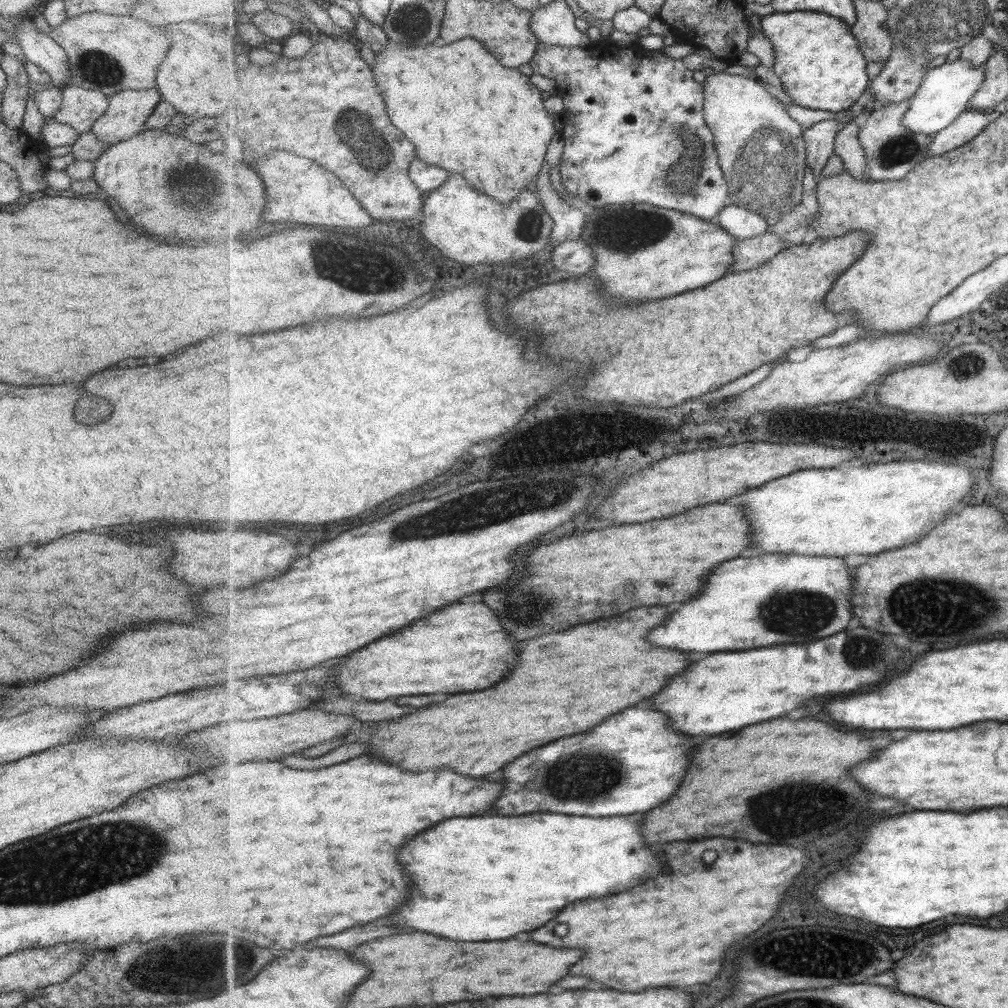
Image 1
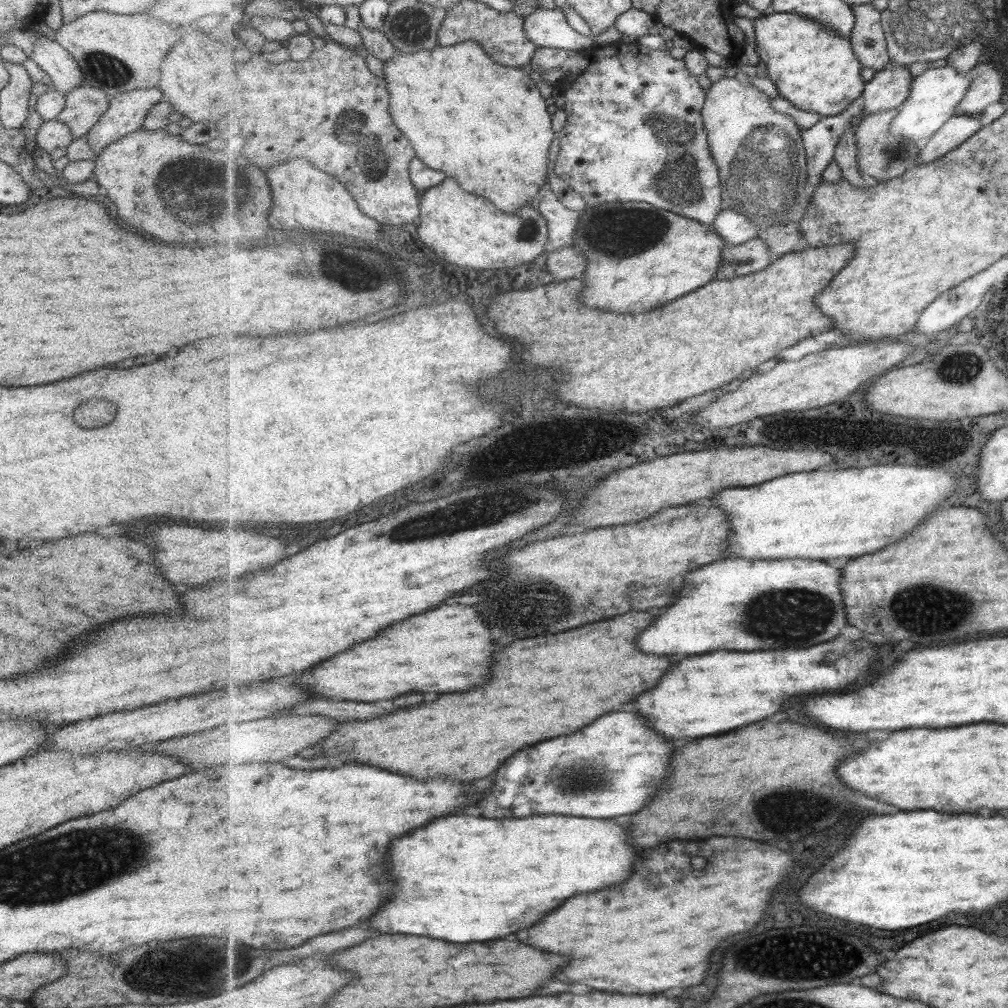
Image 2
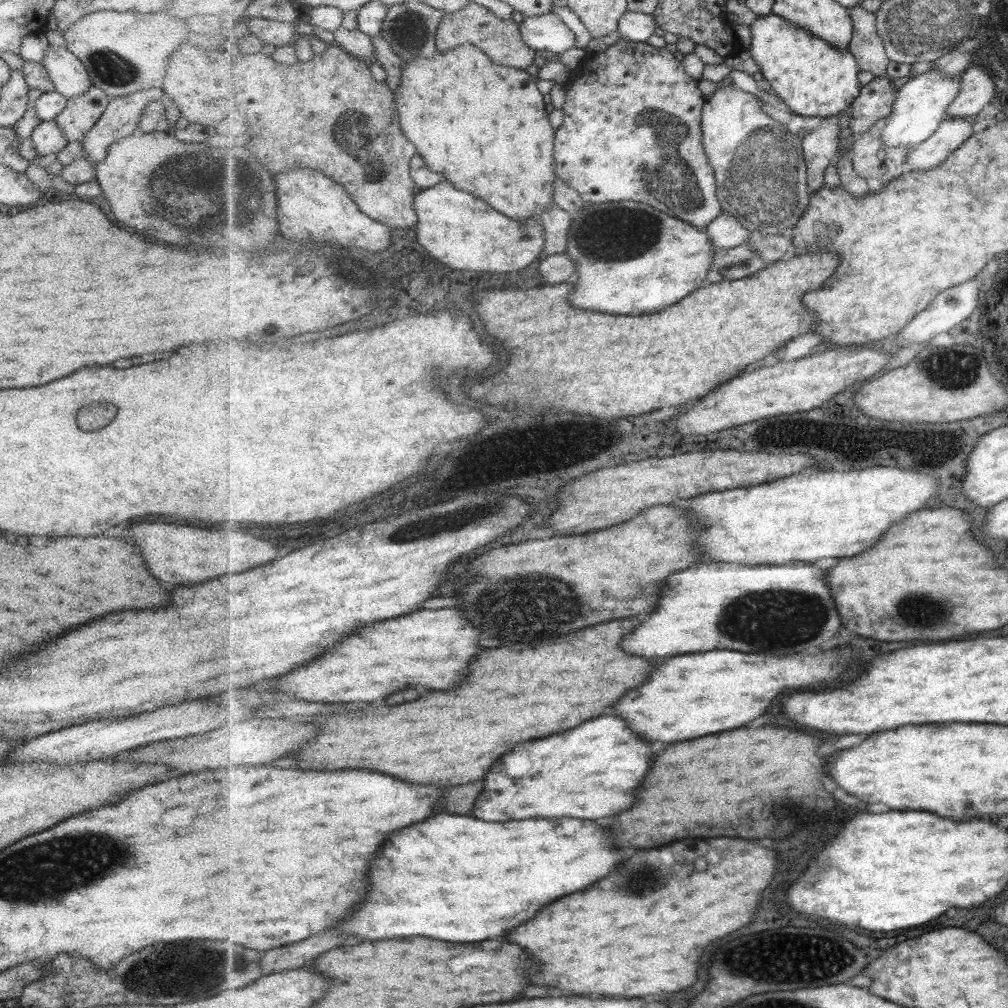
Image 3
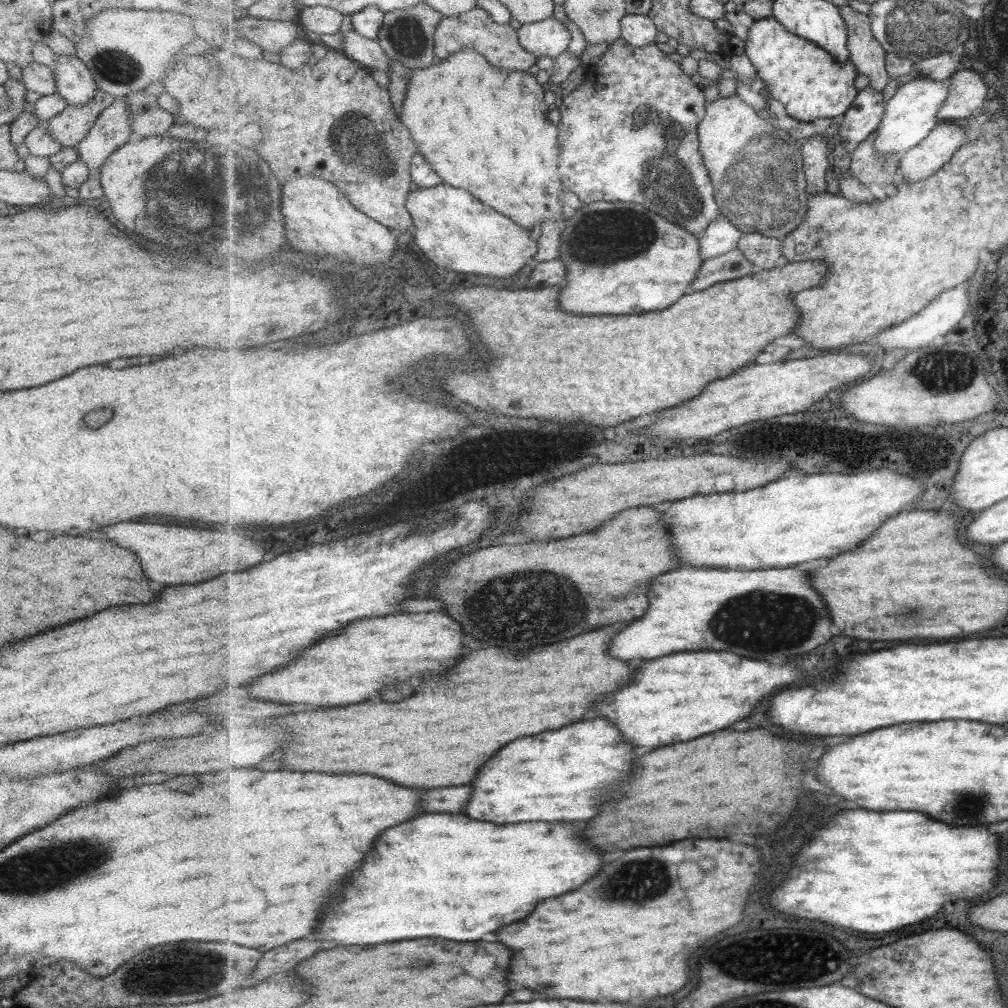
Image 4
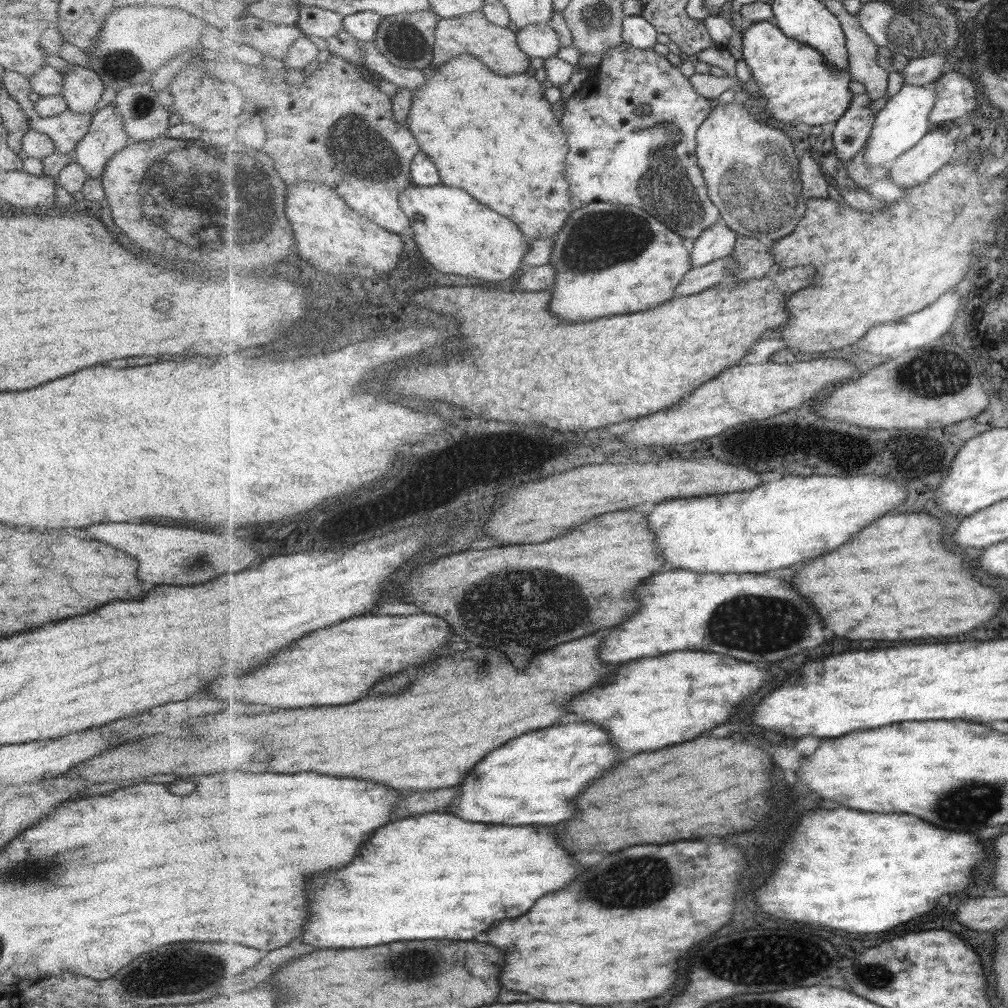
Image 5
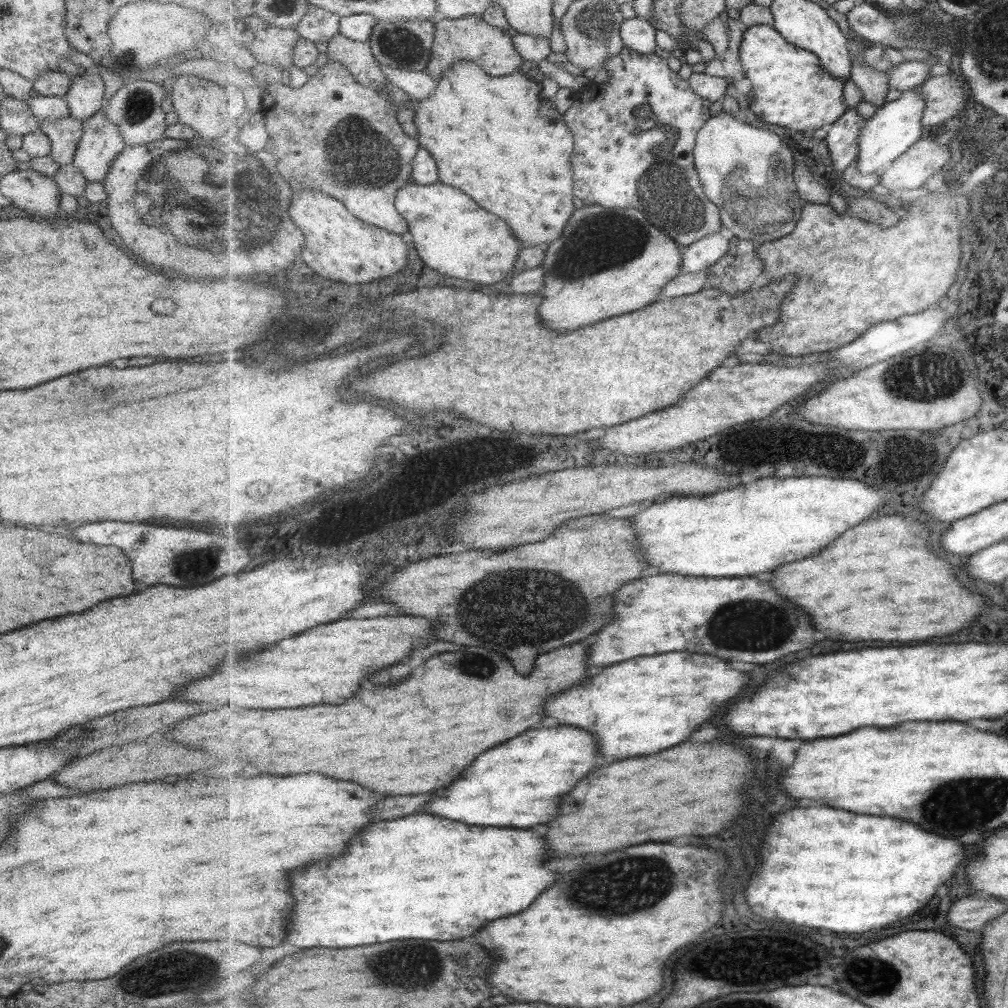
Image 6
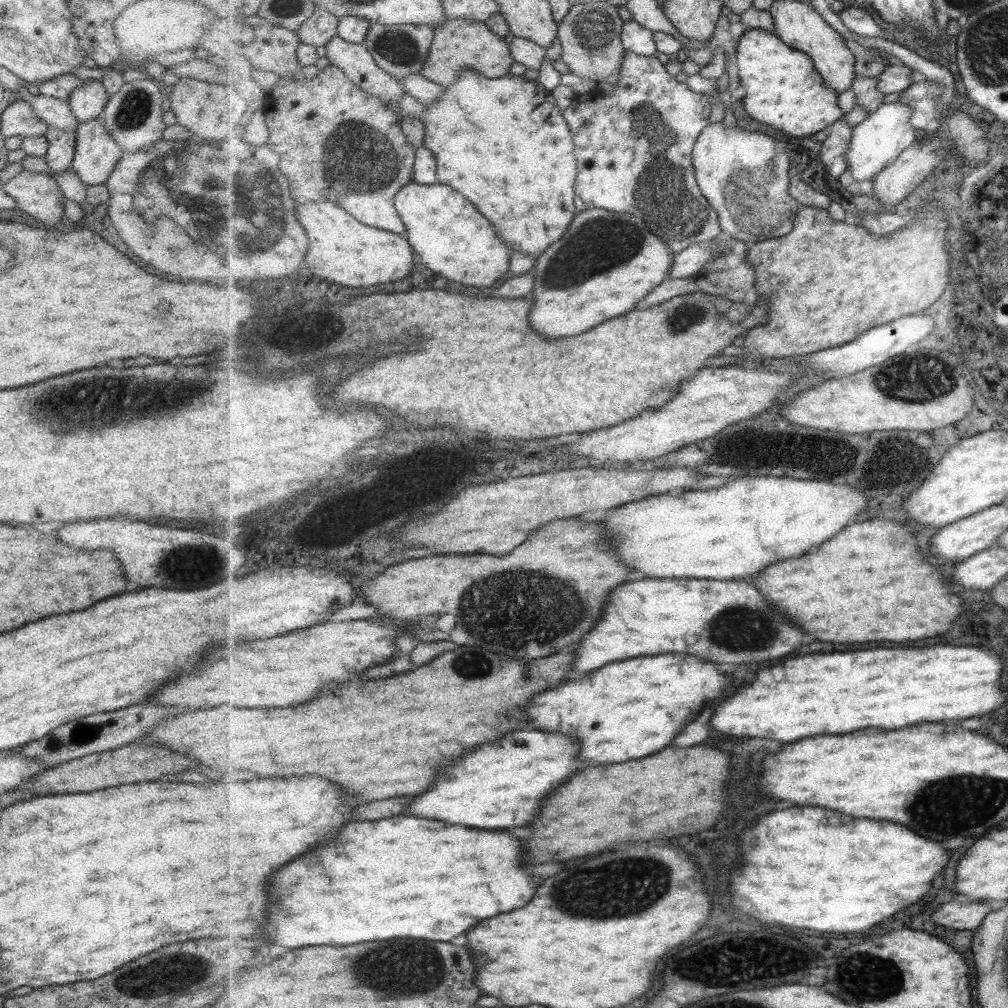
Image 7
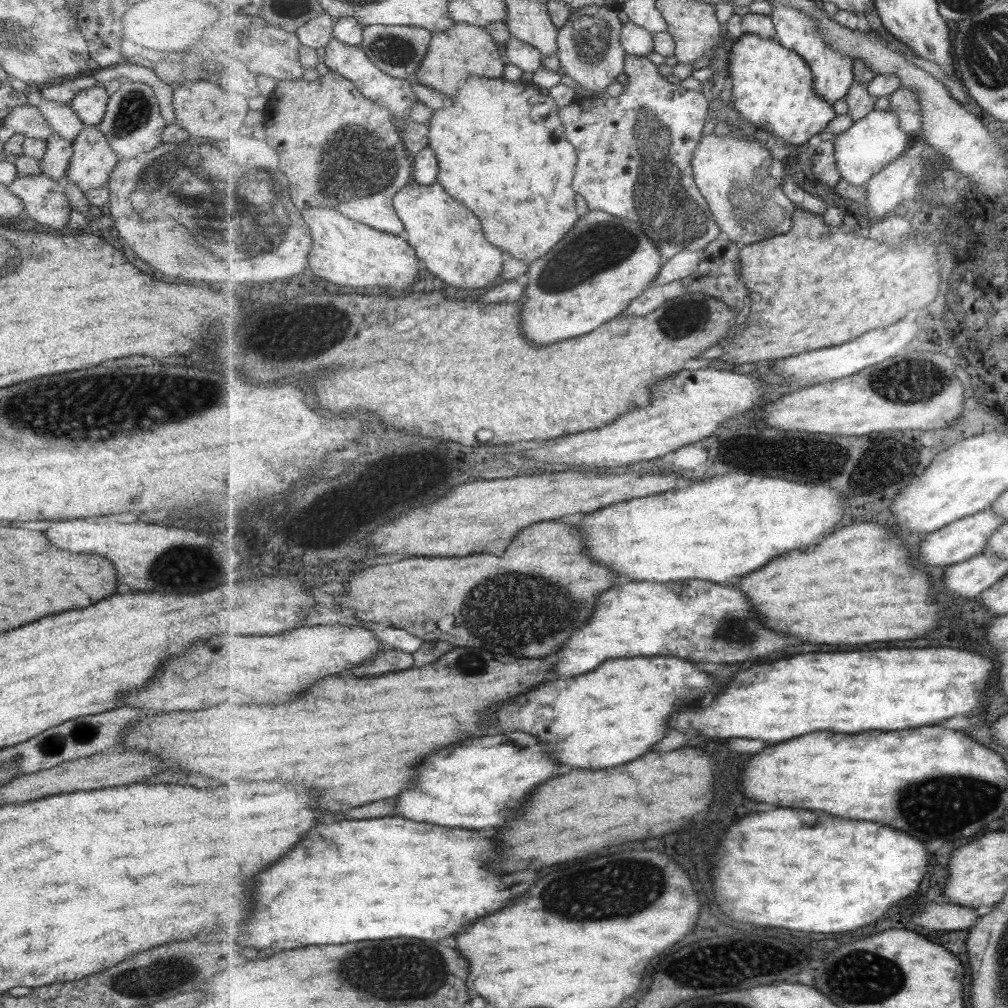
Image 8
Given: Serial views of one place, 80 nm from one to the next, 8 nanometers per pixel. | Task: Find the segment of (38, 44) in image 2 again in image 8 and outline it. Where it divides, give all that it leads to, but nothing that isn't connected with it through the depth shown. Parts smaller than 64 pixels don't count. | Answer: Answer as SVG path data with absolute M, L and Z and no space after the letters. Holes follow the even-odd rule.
M101 84L85 88L75 93L69 106L75 116L86 127L95 127L101 124L105 115L108 94Z

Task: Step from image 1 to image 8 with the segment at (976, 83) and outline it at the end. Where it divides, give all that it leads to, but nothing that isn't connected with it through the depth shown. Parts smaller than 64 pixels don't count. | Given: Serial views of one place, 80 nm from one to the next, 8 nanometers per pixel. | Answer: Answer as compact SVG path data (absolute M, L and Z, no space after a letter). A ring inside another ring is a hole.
M893 109L871 112L866 118L854 122L845 132L833 135L828 127L817 134L821 141L833 141L836 146L837 164L840 166L842 180L849 181L851 186L863 186L882 172L901 154L910 148L914 140L913 134L905 133L901 129L901 121Z

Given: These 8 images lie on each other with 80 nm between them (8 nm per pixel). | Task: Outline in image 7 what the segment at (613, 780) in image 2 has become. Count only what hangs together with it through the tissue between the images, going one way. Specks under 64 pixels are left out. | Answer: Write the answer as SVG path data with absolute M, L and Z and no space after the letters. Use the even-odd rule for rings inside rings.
M519 730L505 738L499 738L495 742L481 744L467 752L457 764L443 768L437 776L433 786L423 794L417 795L415 800L408 804L407 814L417 818L431 818L441 820L447 824L463 824L471 828L483 828L483 830L501 830L501 828L513 828L513 826L525 826L531 820L535 820L537 810L541 808L543 796L547 796L553 788L563 784L571 772L579 770L579 760L573 760L573 746L571 738L563 734L549 734L549 732L537 732L537 730Z

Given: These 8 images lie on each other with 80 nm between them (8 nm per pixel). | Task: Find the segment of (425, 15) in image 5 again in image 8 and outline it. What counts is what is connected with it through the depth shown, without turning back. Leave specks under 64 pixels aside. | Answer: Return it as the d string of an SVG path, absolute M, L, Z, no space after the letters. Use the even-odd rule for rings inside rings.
M369 25L364 27L362 47L371 62L385 74L398 79L413 79L427 56L432 32L426 28L397 25Z

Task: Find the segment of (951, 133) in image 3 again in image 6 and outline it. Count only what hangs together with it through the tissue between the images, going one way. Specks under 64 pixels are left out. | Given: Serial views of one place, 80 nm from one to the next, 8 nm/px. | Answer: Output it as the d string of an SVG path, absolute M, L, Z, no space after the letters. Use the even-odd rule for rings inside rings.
M925 136L911 149L904 152L904 155L900 156L885 174L880 175L880 184L889 191L907 190L911 192L916 189L921 192L923 191L921 186L927 182L927 178L938 174L941 169L945 168L949 160L951 160L951 152L947 147L941 146L938 140L935 142L933 138L926 138Z

